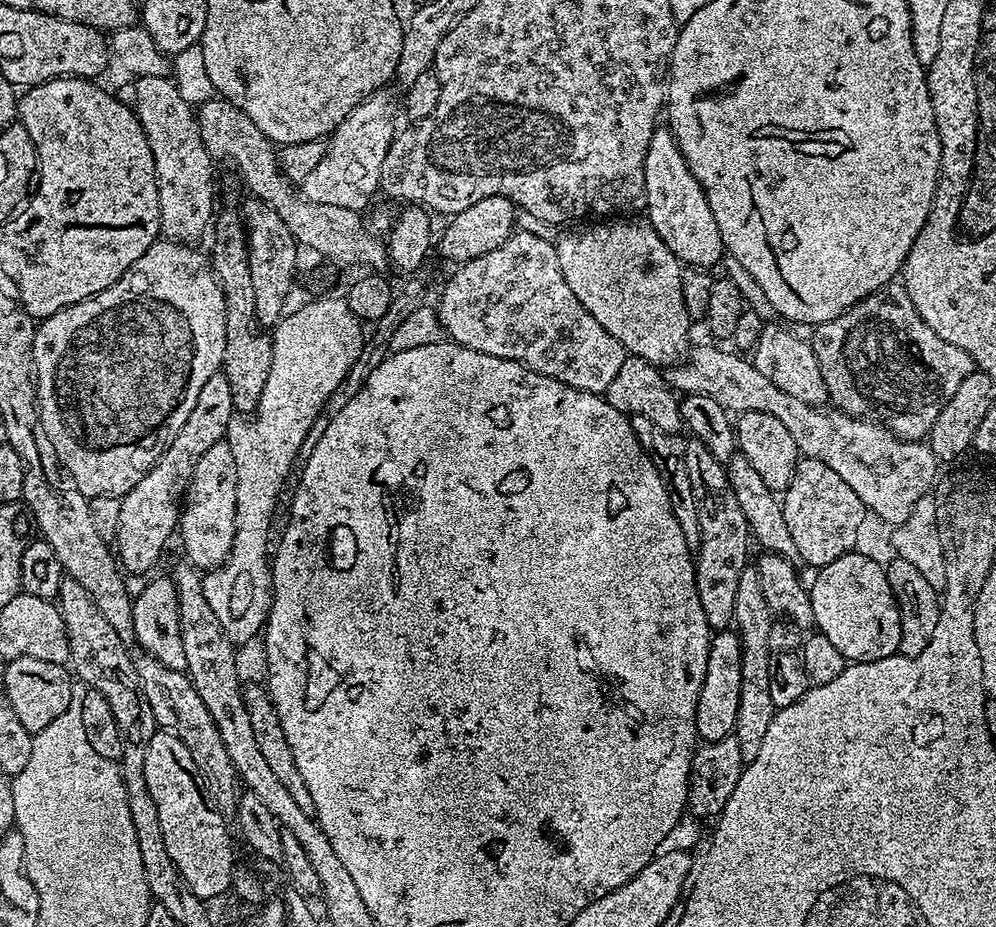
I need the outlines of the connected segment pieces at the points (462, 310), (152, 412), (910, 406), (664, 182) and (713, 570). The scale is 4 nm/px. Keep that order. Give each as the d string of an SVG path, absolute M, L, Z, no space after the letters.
M516 230L496 250L461 263L455 270L457 272L445 282L438 303L440 324L451 343L494 358L516 360L538 374L583 392L607 393L611 380L622 367L626 355L624 347L586 306L582 306L582 302L578 302L578 298L574 298L574 290L570 290L566 278L562 278L562 266L558 266L556 245L552 240Z
M160 238L160 239L157 239L157 241L156 241L156 243L154 243L154 244L152 244L152 245L151 245L151 246L150 246L150 250L146 250L146 254L142 254L142 258L138 258L138 262L134 262L134 266L130 266L130 270L126 270L126 274L122 274L122 278L118 278L118 282L114 282L114 286L110 286L110 287L109 287L109 288L107 288L107 289L106 289L106 290L102 290L102 291L101 291L101 292L100 292L100 293L98 293L98 294L97 294L97 295L96 295L96 296L92 296L92 297L90 297L90 299L89 299L89 300L83 300L83 301L82 301L82 302L78 302L78 303L77 303L77 304L71 304L71 305L70 305L70 306L66 306L66 307L65 307L65 308L63 308L63 309L62 309L62 310L58 310L58 311L57 311L57 312L56 312L56 313L55 313L55 314L53 314L53 315L52 315L52 316L47 316L47 317L46 317L46 318L45 318L45 320L42 320L42 321L39 321L39 323L37 323L37 326L36 326L36 333L35 333L35 334L34 334L34 346L33 346L33 347L32 347L32 367L33 367L33 369L34 369L34 375L35 375L35 378L36 378L36 410L37 410L37 413L38 413L38 428L39 428L39 431L40 431L40 432L41 432L41 433L42 433L42 436L43 436L43 439L44 439L44 440L45 440L45 441L46 441L46 444L47 444L47 440L46 440L46 439L48 439L48 444L49 444L49 446L50 446L50 447L52 447L52 452L53 452L53 454L54 454L54 455L56 455L56 456L57 456L57 458L58 458L58 459L60 459L60 464L61 464L61 466L62 466L62 467L64 467L64 468L65 468L65 470L66 470L66 471L68 471L68 472L69 472L69 474L70 474L70 475L72 475L72 484L73 484L73 485L72 485L72 486L71 486L71 487L72 487L72 488L73 488L73 489L75 489L75 491L78 491L78 492L80 492L80 493L82 493L82 495L84 495L84 496L86 496L86 497L89 497L89 498L91 498L91 497L93 497L93 496L119 496L119 497L121 497L121 498L123 498L123 497L124 497L124 496L125 496L125 494L127 494L127 492L129 492L129 491L130 491L130 490L134 490L134 486L138 486L138 482L142 482L142 478L146 478L146 474L147 474L147 473L148 473L148 472L149 472L149 470L151 470L151 469L152 469L152 467L154 467L154 465L156 465L156 463L157 463L157 462L158 462L158 458L159 458L159 457L160 457L160 456L161 456L161 455L162 455L162 454L163 454L163 452L165 452L165 450L167 450L167 448L168 448L168 447L169 447L169 446L170 446L170 442L174 442L174 434L178 434L178 430L182 430L182 425L183 425L183 424L184 424L184 423L186 423L186 418L187 418L187 416L189 416L189 414L190 414L190 409L192 409L192 408L193 408L193 407L194 407L194 401L196 401L196 399L198 399L198 393L199 393L199 392L201 392L201 390L202 390L202 385L204 385L204 384L205 384L205 383L206 383L206 381L208 381L208 380L209 380L209 379L210 379L210 377L211 377L211 376L214 376L214 375L217 375L217 373L219 373L219 372L220 372L220 371L221 371L221 368L222 368L222 365L223 365L223 362L224 362L224 351L225 351L225 350L226 350L226 314L225 314L225 313L224 313L224 311L225 311L225 310L226 310L226 302L225 302L225 301L224 301L224 295L223 295L223 294L222 294L222 290L221 290L221 289L220 289L220 283L218 283L218 282L217 282L217 281L216 281L216 276L215 276L215 275L214 275L214 273L213 273L213 272L212 272L212 266L211 266L211 263L210 263L210 260L209 260L209 257L208 257L208 256L207 256L207 255L205 255L205 253L204 253L204 256L203 256L203 254L202 254L202 253L200 253L200 252L199 252L199 250L198 250L198 249L196 249L196 246L189 246L189 245L188 245L188 244L187 244L187 243L184 243L184 242L177 242L177 241L175 241L175 240L165 240L165 239L163 239L163 238Z
M900 282L882 285L874 290L874 294L838 314L838 318L815 325L813 332L816 333L810 336L810 343L822 370L822 382L826 382L828 400L848 416L881 424L903 440L923 441L950 394L954 394L964 379L977 371L976 363L966 350L942 342L942 338L922 322L918 310L914 310L914 302L910 302L910 294L906 294Z
M657 126L654 130L650 146L646 150L644 173L646 219L654 226L658 238L666 242L674 258L679 260L681 265L705 270L711 269L713 267L711 264L719 265L725 251L718 222L714 222L710 202L706 202L706 194L698 178L694 178L686 158L682 158L682 152L671 128Z
M688 440L686 470L690 470L690 486L698 506L700 527L700 547L694 552L698 602L702 602L702 614L706 614L709 629L724 630L733 623L738 578L742 578L742 570L750 564L750 533L746 514L742 514L742 506L738 506L738 498L734 498L734 490L730 490L727 467L718 458L714 458L714 454L701 440Z

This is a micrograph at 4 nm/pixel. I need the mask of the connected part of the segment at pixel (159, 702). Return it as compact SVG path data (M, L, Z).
M147 654L133 655L132 661L134 670L138 674L140 689L146 702L150 702L150 710L154 710L157 725L163 731L174 734L180 739L182 746L190 750L190 758L194 758L194 766L198 766L198 774L202 774L204 789L216 809L226 818L235 817L242 791L240 776L230 762L230 754L226 754L222 734L218 726L214 726L214 718L210 718L210 710L206 710L206 702L198 698L198 690L194 690L187 671L170 670L168 666L162 666L158 658Z

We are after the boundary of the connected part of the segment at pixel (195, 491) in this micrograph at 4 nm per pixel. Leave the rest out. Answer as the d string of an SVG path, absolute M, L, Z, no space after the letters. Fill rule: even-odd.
M227 442L210 446L210 450L206 450L206 454L198 458L198 466L194 466L194 474L184 493L180 510L178 540L180 536L184 543L187 563L200 570L211 570L219 568L228 559L236 533L237 502L234 454Z

